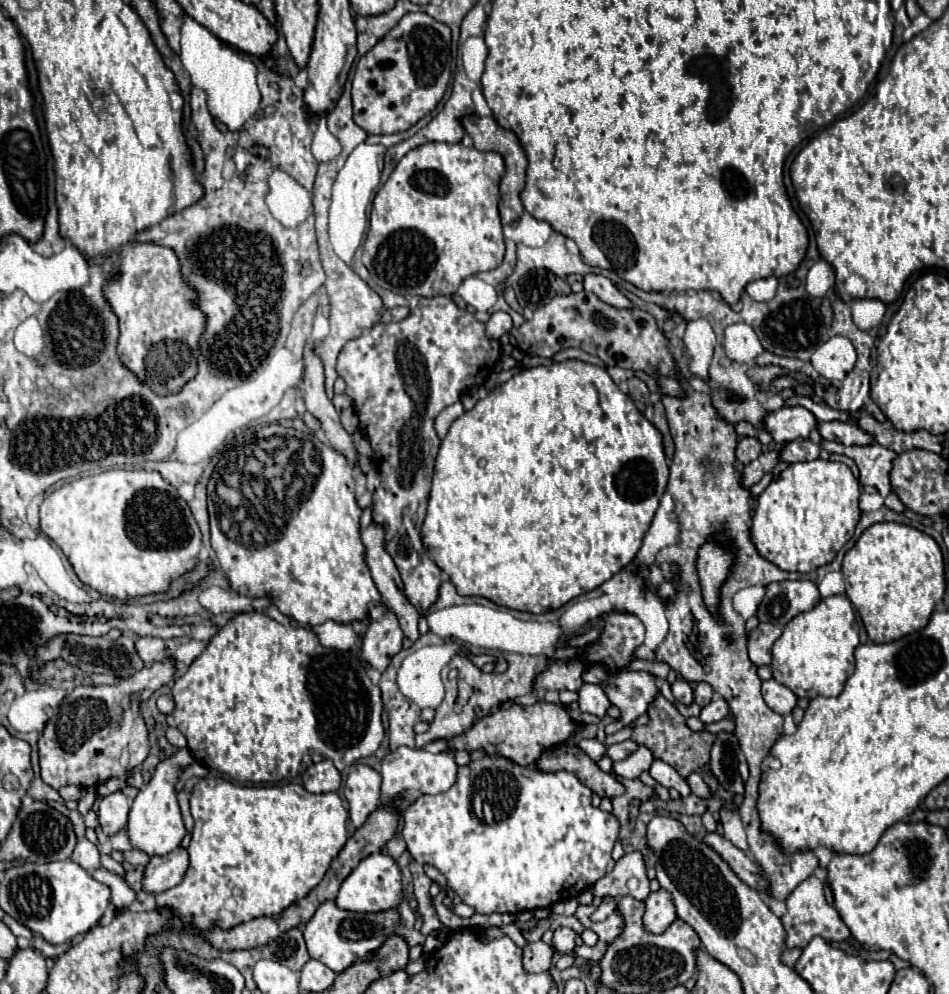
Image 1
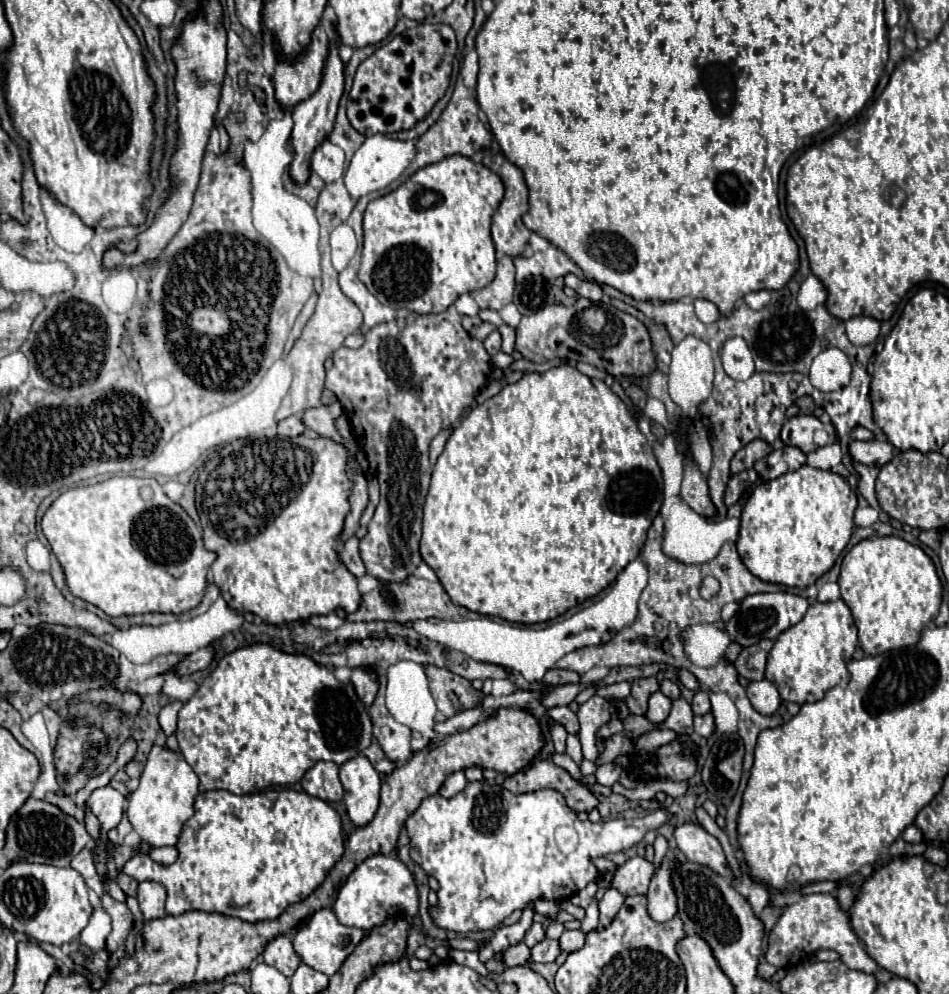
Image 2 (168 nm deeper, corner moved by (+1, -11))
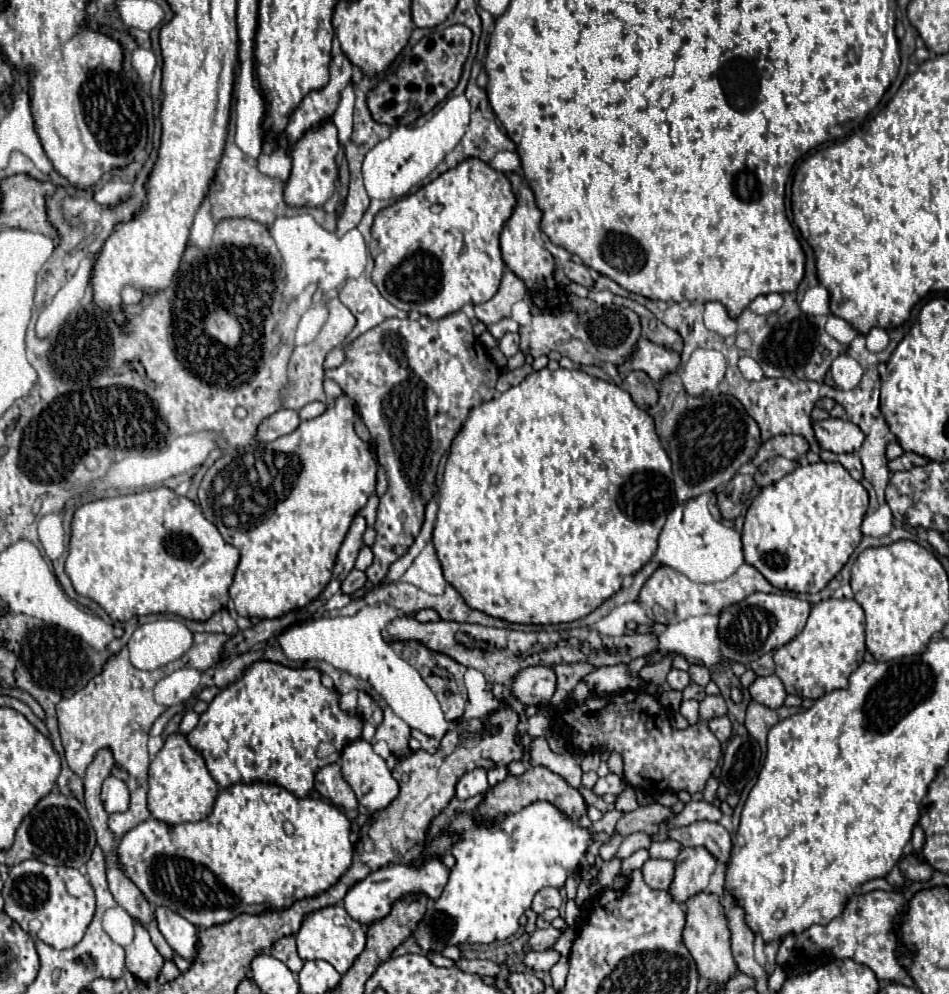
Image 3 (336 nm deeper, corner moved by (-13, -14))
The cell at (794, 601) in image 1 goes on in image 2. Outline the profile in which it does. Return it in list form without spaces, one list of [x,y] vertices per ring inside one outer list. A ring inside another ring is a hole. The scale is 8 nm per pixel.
[[[780,591],[780,593],[746,595],[740,601],[738,613],[730,621],[724,623],[724,631],[740,647],[750,647],[750,645],[758,643],[758,639],[776,639],[782,631],[786,631],[788,627],[796,625],[804,617],[806,609],[808,609],[808,601],[804,597],[792,595],[792,593],[784,593],[784,591]]]

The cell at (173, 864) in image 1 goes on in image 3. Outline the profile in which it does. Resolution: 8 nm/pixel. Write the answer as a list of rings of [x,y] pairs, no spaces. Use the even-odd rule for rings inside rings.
[[[166,906],[156,908],[156,920],[158,920],[158,928],[162,936],[172,946],[172,950],[192,962],[196,956],[198,928]]]

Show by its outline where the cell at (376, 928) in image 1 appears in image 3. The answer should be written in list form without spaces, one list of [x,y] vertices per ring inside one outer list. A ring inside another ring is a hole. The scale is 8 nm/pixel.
[[[336,904],[308,914],[302,922],[300,932],[296,934],[296,942],[298,942],[298,956],[302,960],[326,960],[340,974],[346,974],[350,964],[354,964],[354,960],[362,954],[362,948],[366,946],[366,930],[362,924],[358,924],[348,916],[342,904]]]

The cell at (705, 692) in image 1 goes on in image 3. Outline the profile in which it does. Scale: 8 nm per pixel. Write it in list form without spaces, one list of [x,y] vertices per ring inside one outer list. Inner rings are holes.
[[[706,696],[700,702],[700,720],[712,720],[726,714],[726,702],[722,696]]]

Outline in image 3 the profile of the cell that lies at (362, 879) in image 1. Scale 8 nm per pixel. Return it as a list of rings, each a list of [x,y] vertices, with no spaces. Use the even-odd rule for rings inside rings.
[[[438,858],[424,860],[420,866],[388,864],[372,872],[368,878],[360,880],[356,886],[352,886],[344,898],[344,908],[356,922],[360,922],[362,926],[370,926],[374,924],[374,920],[382,920],[382,916],[388,916],[390,904],[394,904],[394,900],[402,900],[402,896],[412,896],[414,892],[422,892],[422,896],[430,900],[438,900],[438,896],[442,894],[448,882],[448,874],[450,874],[448,868]]]

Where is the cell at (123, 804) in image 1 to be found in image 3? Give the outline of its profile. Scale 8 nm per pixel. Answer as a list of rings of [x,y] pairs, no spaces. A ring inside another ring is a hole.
[[[110,776],[102,786],[102,802],[104,802],[104,808],[108,814],[126,812],[126,808],[130,806],[128,786],[122,780]]]

